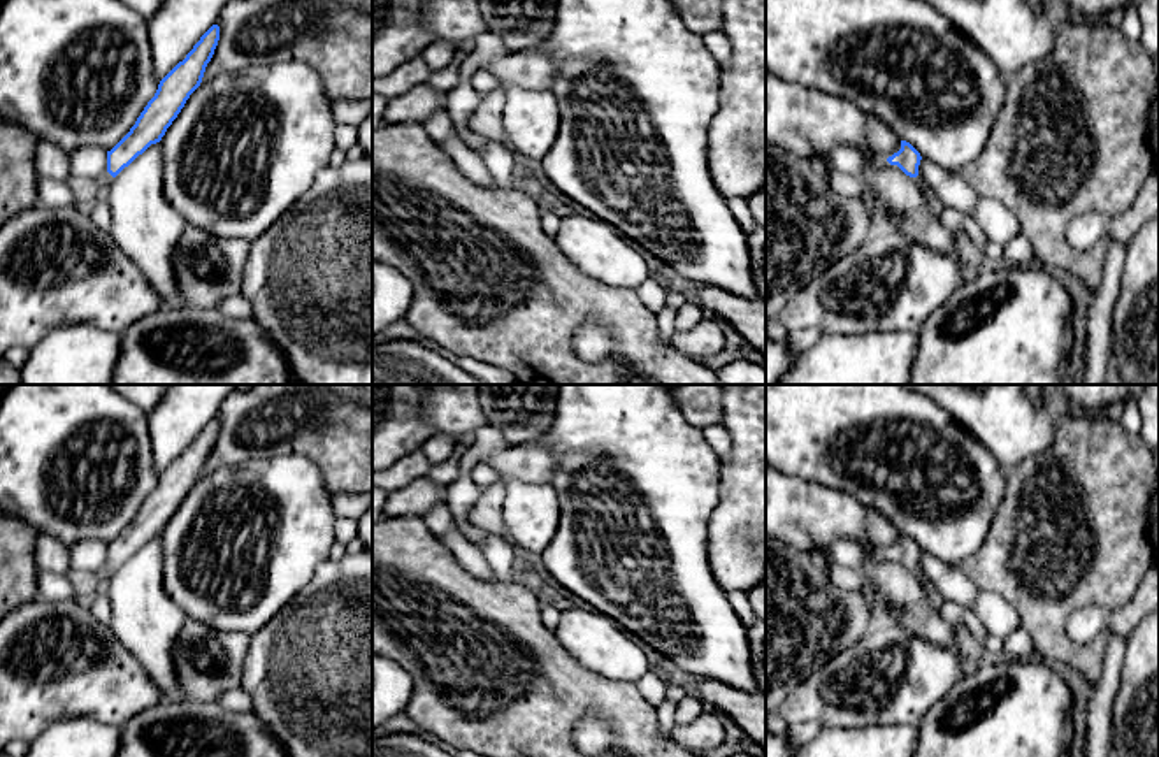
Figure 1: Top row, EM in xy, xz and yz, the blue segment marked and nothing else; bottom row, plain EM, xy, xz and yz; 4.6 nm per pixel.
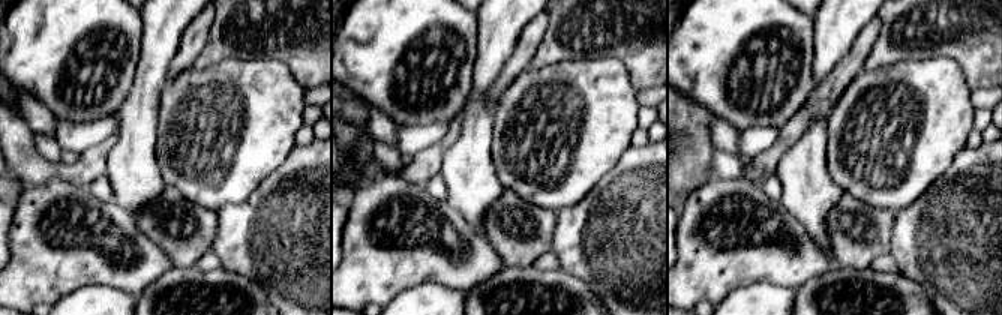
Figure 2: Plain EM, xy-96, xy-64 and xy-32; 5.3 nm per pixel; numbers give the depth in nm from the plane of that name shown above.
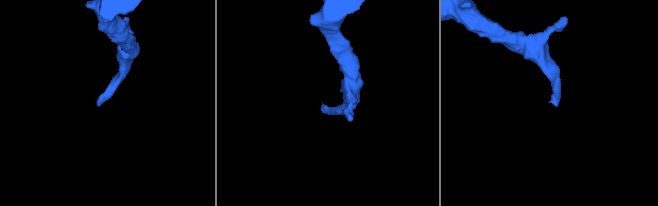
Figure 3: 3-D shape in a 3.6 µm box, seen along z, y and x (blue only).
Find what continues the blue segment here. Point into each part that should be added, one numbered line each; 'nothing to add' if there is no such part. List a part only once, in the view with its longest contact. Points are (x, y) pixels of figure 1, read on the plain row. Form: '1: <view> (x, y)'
1: xy (106, 571)

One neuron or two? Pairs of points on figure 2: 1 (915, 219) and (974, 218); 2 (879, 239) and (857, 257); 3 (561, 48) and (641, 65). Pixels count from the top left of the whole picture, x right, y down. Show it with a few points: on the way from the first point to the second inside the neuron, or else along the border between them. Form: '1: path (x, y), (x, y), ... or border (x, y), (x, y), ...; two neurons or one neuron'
1: path (930, 219), (959, 219); one neuron
2: path (873, 240), (863, 251); one neuron
3: path (581, 45), (621, 45); one neuron

